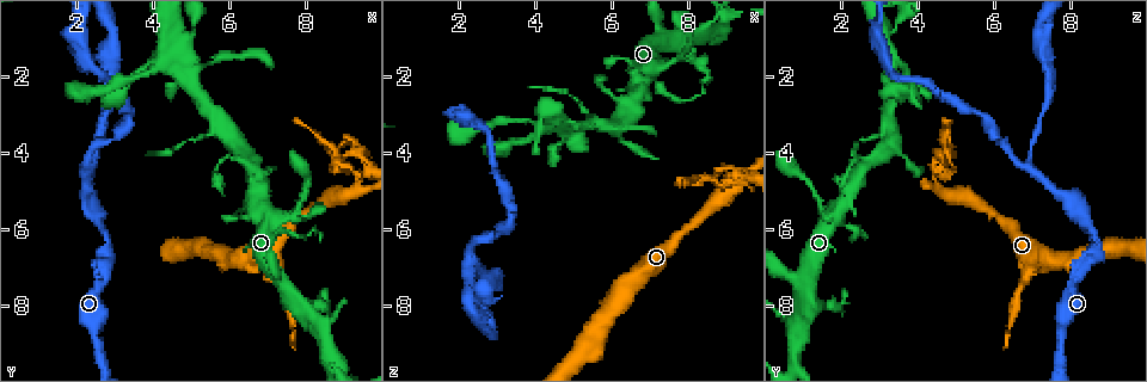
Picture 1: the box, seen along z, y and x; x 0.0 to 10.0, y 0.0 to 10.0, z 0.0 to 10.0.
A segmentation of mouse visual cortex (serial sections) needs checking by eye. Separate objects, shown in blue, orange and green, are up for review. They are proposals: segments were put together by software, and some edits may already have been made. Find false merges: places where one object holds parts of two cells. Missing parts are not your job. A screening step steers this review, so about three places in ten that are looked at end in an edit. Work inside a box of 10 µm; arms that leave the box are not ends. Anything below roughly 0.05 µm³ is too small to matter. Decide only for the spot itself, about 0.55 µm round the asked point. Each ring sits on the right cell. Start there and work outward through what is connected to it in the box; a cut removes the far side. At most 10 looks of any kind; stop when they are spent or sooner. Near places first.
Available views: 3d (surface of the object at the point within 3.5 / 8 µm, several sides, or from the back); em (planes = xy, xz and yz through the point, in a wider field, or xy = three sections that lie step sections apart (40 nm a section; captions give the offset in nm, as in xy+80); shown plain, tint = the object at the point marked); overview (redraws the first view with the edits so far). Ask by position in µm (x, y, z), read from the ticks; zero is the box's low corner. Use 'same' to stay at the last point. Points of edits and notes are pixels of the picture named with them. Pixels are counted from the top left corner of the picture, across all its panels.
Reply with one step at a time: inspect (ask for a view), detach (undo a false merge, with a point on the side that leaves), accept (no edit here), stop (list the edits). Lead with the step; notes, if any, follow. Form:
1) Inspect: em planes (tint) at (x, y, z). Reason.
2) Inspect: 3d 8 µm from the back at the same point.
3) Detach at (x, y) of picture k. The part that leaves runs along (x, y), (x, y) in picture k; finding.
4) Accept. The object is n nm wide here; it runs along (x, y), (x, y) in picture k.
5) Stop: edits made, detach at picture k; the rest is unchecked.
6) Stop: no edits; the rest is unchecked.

Inspect: 3d 8 µm at (7.25, 7.25, 1.10).

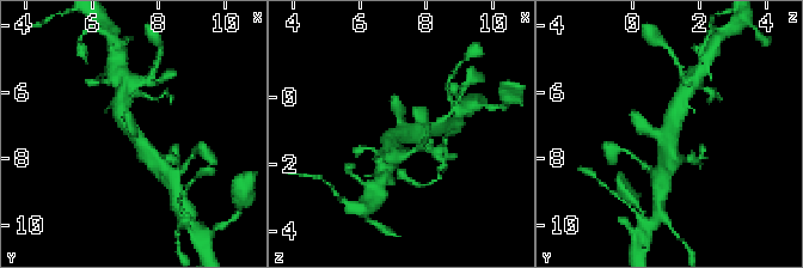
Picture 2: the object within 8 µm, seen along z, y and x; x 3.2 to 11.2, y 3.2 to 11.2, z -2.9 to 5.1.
Inspect: em xy step 2 (tint) at the same point.

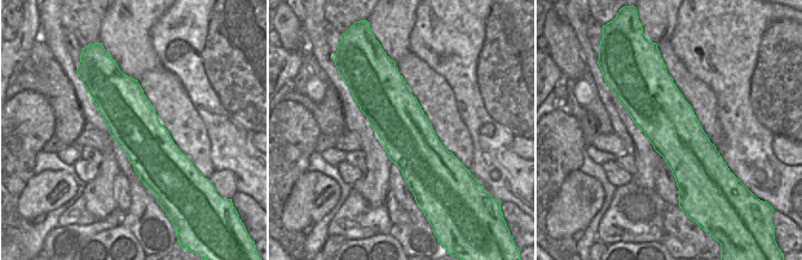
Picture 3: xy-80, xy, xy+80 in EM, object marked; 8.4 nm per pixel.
Accept. The object is 440 nm wide here; it runs along (120, 104), (121, 115), (157, 162) in picture 2; all the same cell.

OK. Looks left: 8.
Inspect: 3d 3.5 µm at (9.20, 3.80, 4.90). Abrupt turn.

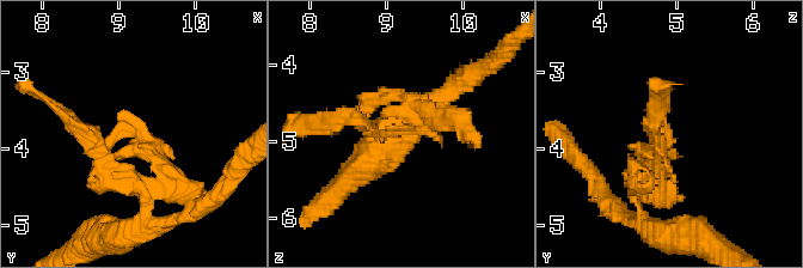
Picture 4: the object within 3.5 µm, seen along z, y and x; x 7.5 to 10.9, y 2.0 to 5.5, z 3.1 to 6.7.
Inspect: em xy step 1 (tint) at (9.20, 3.70, 4.85). Shape alone is not enough.

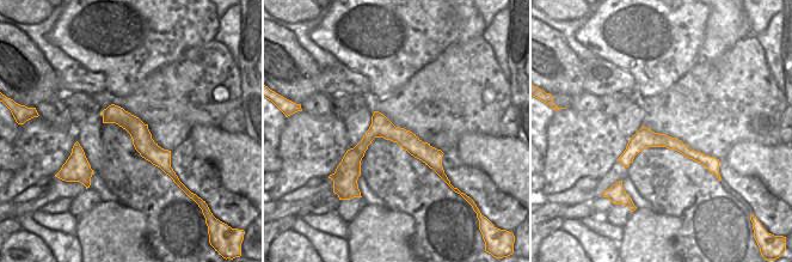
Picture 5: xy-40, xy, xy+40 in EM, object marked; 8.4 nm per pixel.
Accept. It runs along (621, 159), (664, 140), (716, 165) in picture 5; all the same cell.

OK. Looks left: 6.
Inspect: 3d 3.5 µm from the back at (4.95, 2.20, 3.50). Two arms at a narrow angle.

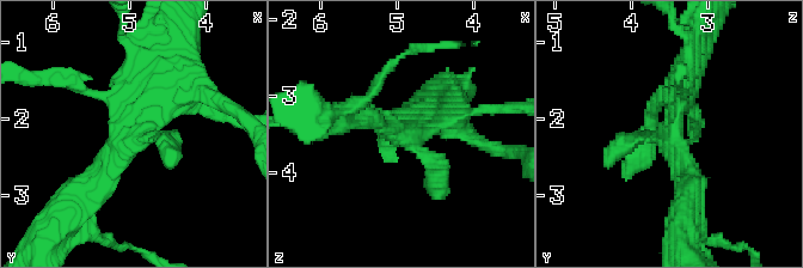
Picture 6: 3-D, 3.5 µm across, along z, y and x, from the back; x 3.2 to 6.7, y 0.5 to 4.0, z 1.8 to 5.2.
Inspect: em planes (tint) at (4.95, 2.30, 3.50). Shape alone is not enough.

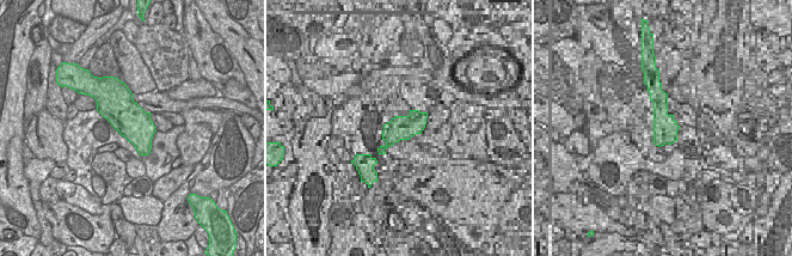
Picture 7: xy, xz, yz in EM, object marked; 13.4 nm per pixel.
Accept. It runs along (80, 199), (176, 96), (191, 96) in picture 6; one cell here.

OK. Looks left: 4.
Inspect: 3d 3.5 µm at (2.25, 4.35, 6.85).

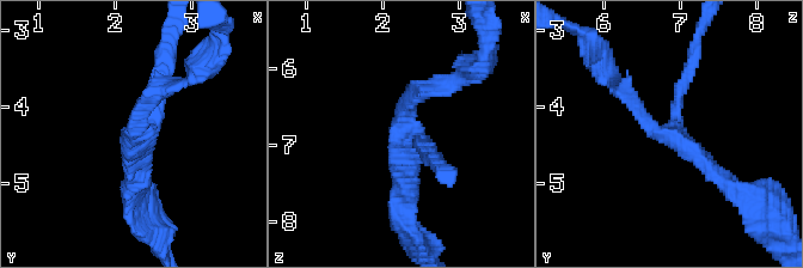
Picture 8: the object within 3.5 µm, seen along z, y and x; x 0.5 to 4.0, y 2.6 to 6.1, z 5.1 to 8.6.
Inspect: em planes (tint) at (2.25, 4.35, 6.85). 3 arms meet here; the arms are 150, 200, 200 nm wide.

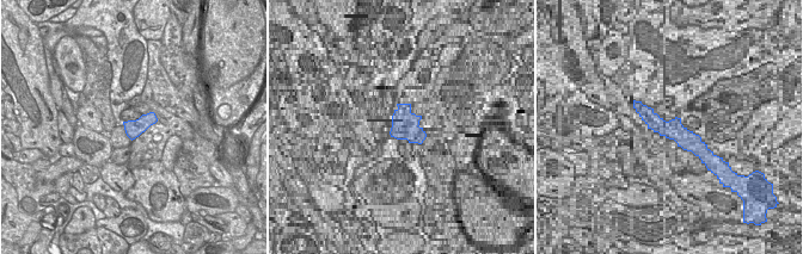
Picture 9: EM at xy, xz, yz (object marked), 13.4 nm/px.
Accept. It runs along (730, 188), (642, 119), (624, 89) in picture 8; continuous, no second cell.

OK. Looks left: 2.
Stop: no edits; the rest is unchecked.

